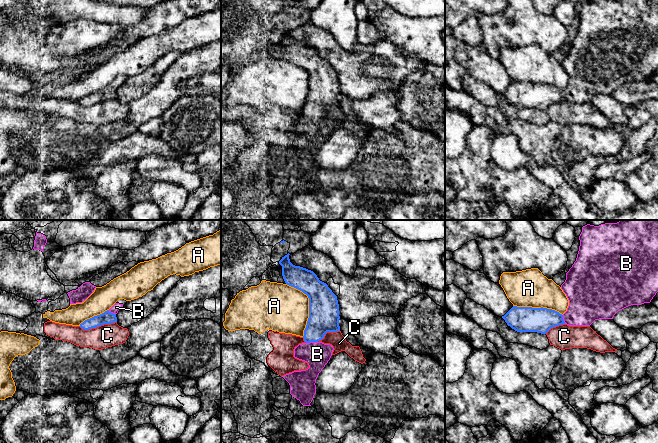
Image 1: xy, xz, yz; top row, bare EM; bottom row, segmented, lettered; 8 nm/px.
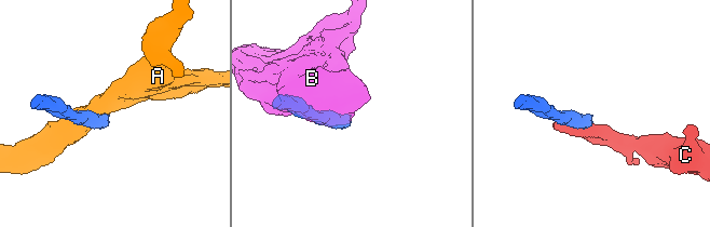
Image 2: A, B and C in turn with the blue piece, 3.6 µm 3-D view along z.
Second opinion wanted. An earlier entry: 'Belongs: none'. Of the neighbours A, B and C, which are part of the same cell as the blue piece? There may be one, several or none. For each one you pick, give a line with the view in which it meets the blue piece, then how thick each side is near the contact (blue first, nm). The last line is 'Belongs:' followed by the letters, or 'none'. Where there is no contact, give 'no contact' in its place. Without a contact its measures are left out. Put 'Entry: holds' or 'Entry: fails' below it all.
B: meets blue in xz; 240 nm thick on the blue side, 200 nm on the other
Belongs: B
Entry: fails

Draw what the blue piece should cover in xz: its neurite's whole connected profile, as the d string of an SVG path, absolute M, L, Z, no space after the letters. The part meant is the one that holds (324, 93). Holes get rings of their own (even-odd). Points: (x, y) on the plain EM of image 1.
M289 29L282 33L282 52L285 59L309 74L309 94L304 106L304 119L294 125L294 133L308 139L309 144L282 152L290 161L290 170L303 182L311 182L316 170L316 155L328 139L334 126L321 116L327 108L340 107L337 72L317 51L290 38Z

